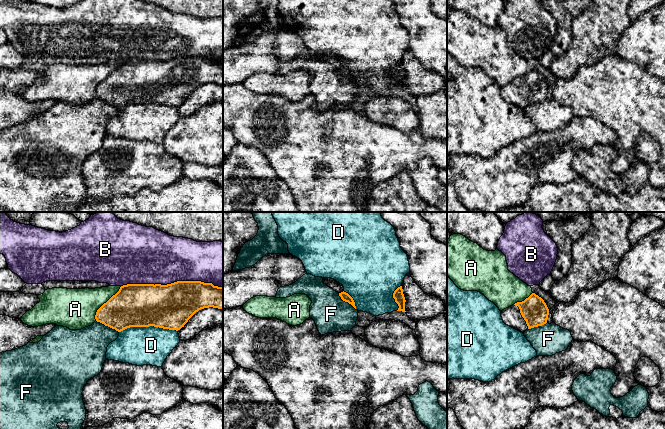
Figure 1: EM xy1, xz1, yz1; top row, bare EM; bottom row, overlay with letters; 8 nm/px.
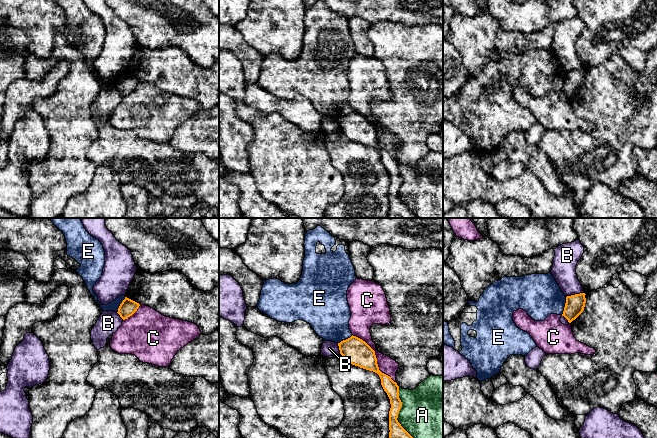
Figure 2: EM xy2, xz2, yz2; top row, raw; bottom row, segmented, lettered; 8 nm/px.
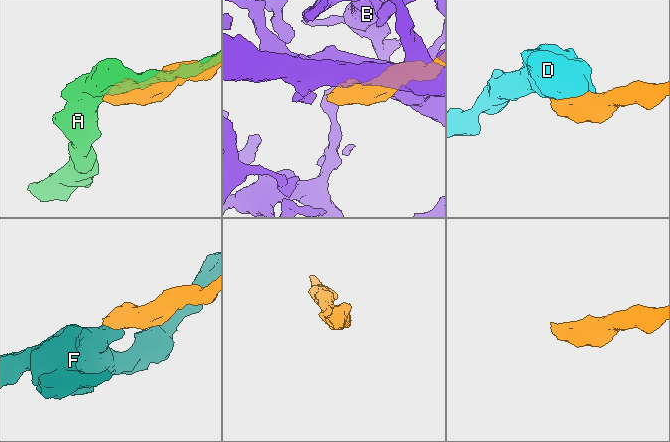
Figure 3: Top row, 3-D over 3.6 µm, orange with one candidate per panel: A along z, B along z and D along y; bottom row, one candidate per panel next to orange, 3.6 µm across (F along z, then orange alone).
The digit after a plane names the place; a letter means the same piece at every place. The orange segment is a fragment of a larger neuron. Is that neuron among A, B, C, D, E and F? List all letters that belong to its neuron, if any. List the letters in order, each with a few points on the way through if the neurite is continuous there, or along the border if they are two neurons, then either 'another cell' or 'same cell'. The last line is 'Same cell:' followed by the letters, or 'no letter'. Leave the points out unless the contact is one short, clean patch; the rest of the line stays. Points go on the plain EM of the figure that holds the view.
A: another cell
B: another cell
C: another cell
D: another cell
E: border along yz2 (566, 73), (564, 86), (561, 90); another cell
F: border along xy1 (96, 96), (114, 104), (118, 108); another cell
Same cell: no letter

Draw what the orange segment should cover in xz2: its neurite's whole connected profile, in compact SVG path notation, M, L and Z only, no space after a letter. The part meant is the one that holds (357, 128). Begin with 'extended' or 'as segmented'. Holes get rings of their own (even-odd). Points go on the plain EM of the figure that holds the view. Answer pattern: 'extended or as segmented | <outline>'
as segmented | M353 111L338 119L338 122L340 130L347 138L379 151L381 161L387 169L391 180L389 187L390 208L387 218L416 218L397 196L398 189L402 183L402 178L399 174L399 162L390 152L379 146L375 127L365 117Z

